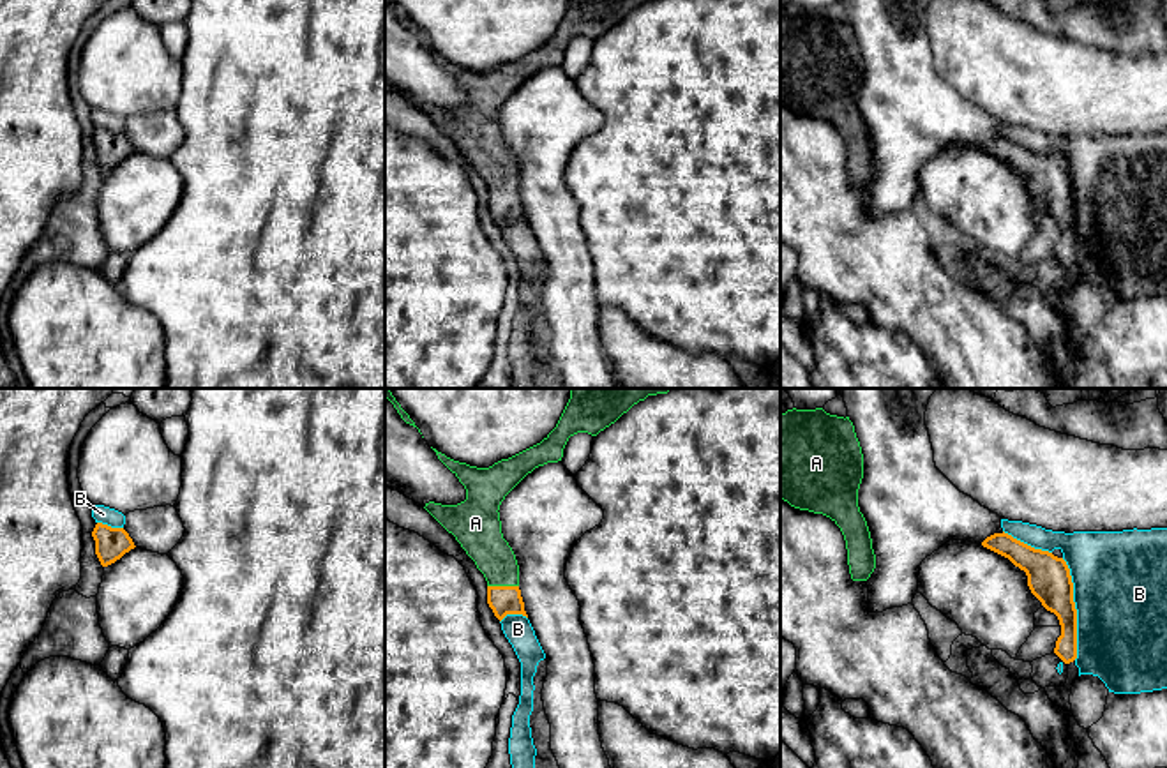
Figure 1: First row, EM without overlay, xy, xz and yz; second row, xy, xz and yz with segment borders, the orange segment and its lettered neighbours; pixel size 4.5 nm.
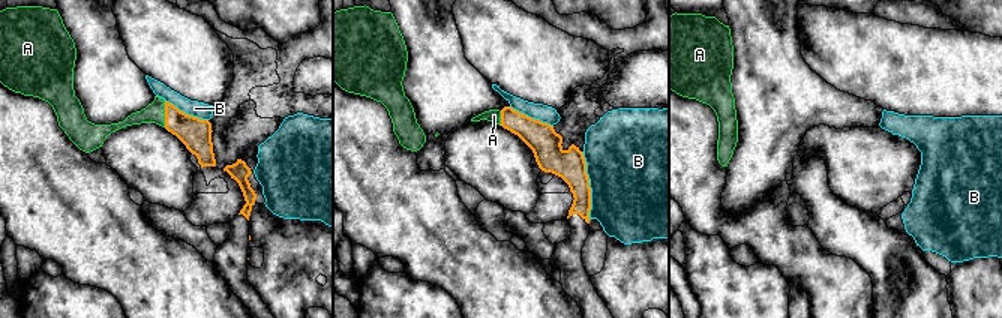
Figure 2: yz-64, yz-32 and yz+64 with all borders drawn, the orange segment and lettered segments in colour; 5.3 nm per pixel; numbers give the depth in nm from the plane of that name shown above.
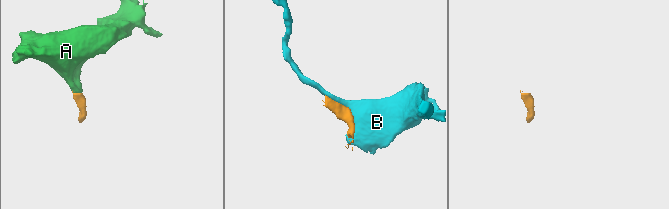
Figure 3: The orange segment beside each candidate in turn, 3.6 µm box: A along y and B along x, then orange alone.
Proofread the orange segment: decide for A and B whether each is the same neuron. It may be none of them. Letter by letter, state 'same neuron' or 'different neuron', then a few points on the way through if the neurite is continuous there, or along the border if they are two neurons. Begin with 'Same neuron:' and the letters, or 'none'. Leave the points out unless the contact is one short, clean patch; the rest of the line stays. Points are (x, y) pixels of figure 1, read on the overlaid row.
Same neuron: A
A: same neuron
B: different neuron

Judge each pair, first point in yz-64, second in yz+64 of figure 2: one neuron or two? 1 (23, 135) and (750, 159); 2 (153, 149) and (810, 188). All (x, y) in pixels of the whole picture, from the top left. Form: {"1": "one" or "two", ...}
{"1": "two", "2": "two"}

